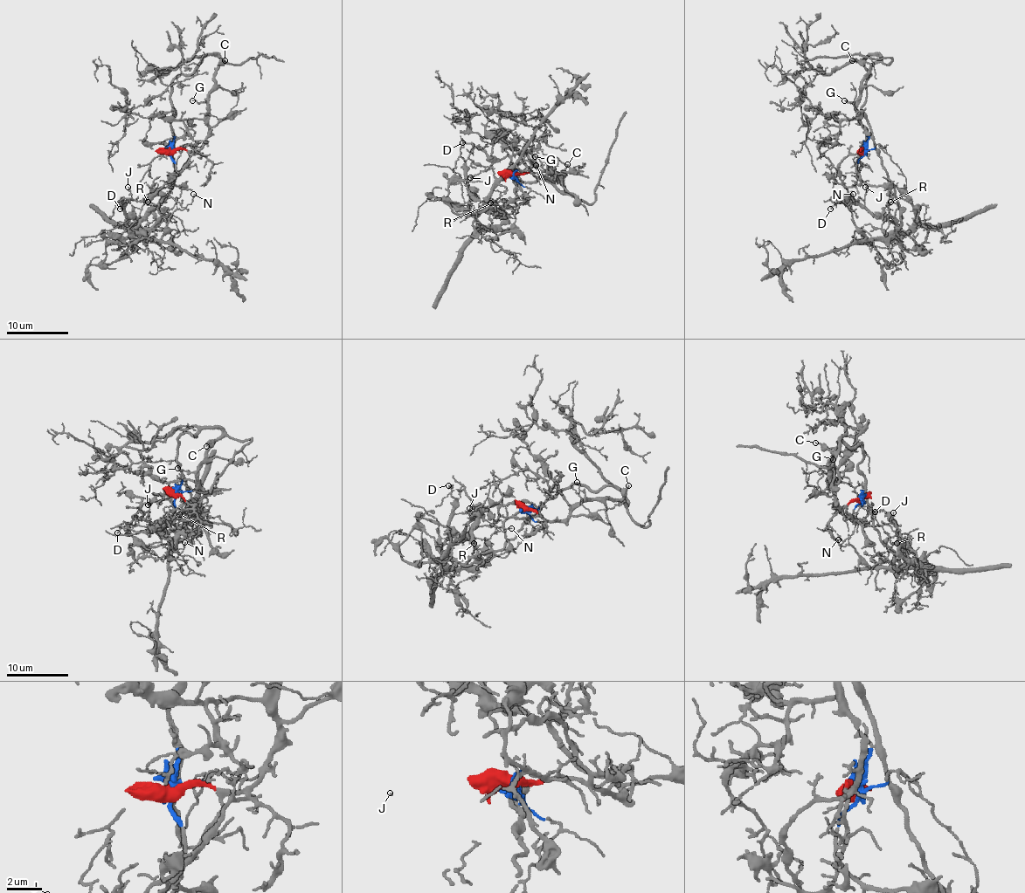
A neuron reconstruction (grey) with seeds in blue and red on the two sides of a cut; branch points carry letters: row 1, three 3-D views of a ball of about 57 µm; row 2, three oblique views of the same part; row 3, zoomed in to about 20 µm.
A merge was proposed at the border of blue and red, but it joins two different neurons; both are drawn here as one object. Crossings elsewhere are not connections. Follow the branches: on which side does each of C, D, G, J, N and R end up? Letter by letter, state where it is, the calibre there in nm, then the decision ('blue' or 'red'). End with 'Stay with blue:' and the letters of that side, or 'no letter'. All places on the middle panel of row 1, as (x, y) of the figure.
C: place (567, 164); calibre 110 nm; red
D: place (462, 142); calibre 110 nm; blue
G: place (535, 156); calibre 100 nm; red
J: place (470, 177); calibre 120 nm; blue
N: place (536, 165); calibre 120 nm; blue
R: place (490, 202); calibre 90 nm; blue
Stay with blue: D, J, N, R

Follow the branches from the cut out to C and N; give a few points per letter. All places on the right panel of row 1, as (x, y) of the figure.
C: (863, 150), (860, 150), (865, 146), (865, 126), (857, 110), (857, 98), (862, 78), (869, 65), (853, 59)
N: (863, 150), (877, 144), (905, 178), (914, 222), (906, 230), (868, 240), (848, 208), (854, 202), (853, 194)

